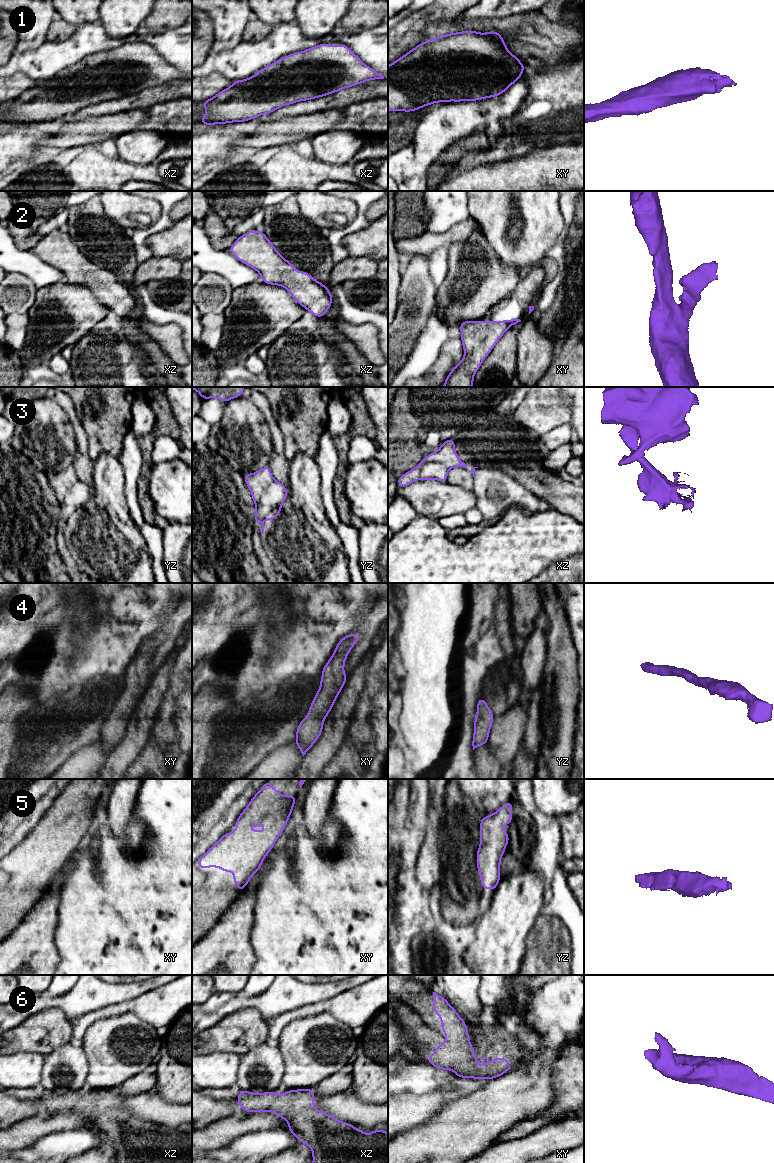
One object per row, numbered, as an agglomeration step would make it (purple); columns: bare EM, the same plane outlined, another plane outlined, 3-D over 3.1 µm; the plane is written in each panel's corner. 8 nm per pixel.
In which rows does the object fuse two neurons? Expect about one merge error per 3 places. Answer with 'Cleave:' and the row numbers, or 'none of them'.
Cleave: none of them

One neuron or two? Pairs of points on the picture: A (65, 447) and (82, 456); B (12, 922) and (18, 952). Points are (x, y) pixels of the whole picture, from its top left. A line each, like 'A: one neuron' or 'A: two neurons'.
A: two neurons
B: two neurons

